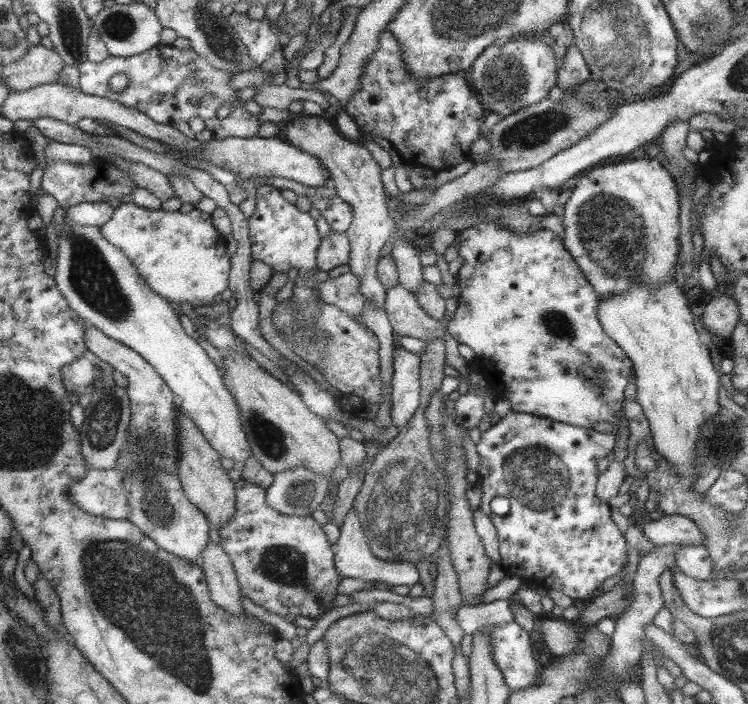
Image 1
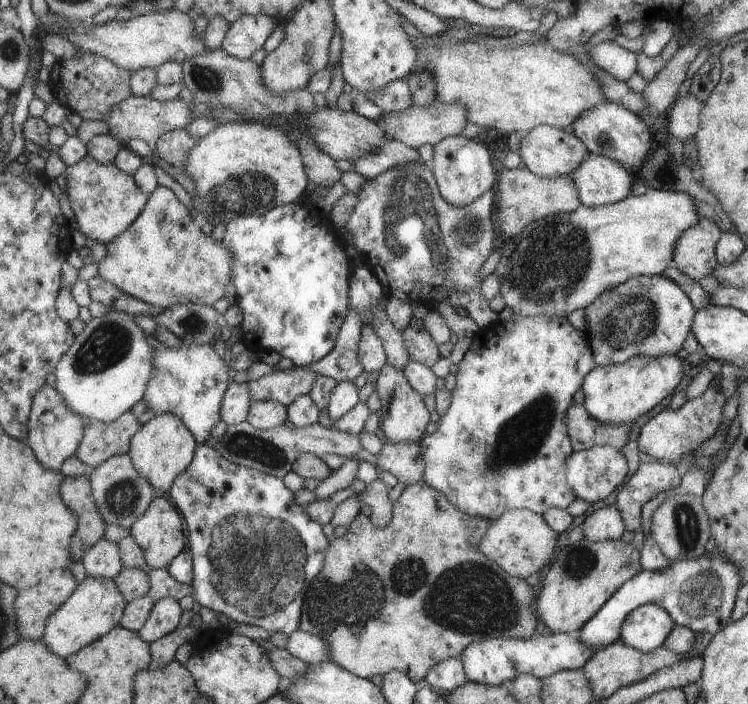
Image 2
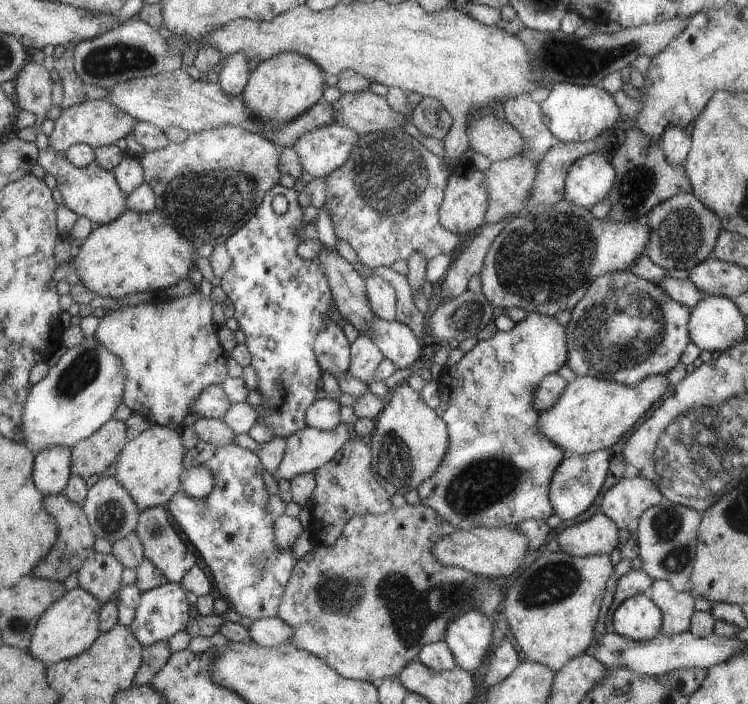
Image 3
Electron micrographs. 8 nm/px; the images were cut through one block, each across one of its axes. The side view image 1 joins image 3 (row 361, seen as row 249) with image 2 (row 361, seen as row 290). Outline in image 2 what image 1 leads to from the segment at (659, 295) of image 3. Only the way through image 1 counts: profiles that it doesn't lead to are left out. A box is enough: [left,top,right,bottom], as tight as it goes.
[584,274,695,366]

